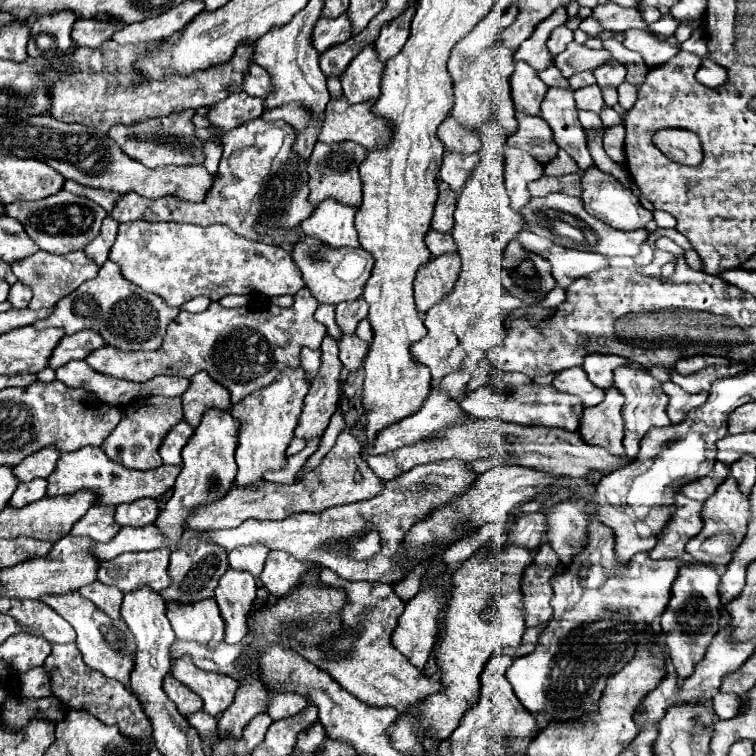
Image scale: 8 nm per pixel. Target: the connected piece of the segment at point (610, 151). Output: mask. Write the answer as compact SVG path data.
M616 124L606 128L604 132L604 150L614 162L624 162L624 124Z

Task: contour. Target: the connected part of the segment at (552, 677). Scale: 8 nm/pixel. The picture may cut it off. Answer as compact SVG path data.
M594 520L588 526L588 534L590 542L586 548L574 556L574 562L562 574L552 578L554 598L550 604L554 608L554 616L546 628L550 632L550 646L536 644L532 654L516 658L508 670L508 680L524 708L532 714L540 710L552 712L556 720L572 720L574 716L596 712L596 700L600 700L608 676L632 660L640 640L638 636L642 636L650 622L664 612L672 594L672 582L680 568L686 566L682 560L652 560L648 554L636 554L626 566L620 566L614 558L612 530Z

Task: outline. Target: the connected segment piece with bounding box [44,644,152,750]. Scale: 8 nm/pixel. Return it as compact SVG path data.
M54 644L52 654L44 662L44 666L50 672L52 692L60 700L64 700L68 708L84 708L106 724L118 724L120 732L134 738L136 744L144 750L144 744L148 744L148 740L152 738L152 724L142 704L122 684L116 684L116 680L108 680L102 672L88 668L80 658L80 650L76 648L76 644Z

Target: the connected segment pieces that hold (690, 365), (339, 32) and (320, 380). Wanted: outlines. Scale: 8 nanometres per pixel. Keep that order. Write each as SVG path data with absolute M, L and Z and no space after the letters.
M688 356L688 358L680 358L680 360L674 364L674 368L676 368L680 374L684 374L684 376L688 376L688 374L700 370L702 366L704 366L704 356Z
M340 16L336 20L324 20L320 18L312 30L312 44L322 54L328 48L342 44L350 38L352 26L348 24L348 16Z
M326 336L322 342L320 370L312 380L308 396L304 398L304 408L294 430L298 438L310 440L324 436L324 430L328 428L328 422L338 408L340 370L342 364L338 360L338 342L332 340L332 336Z

